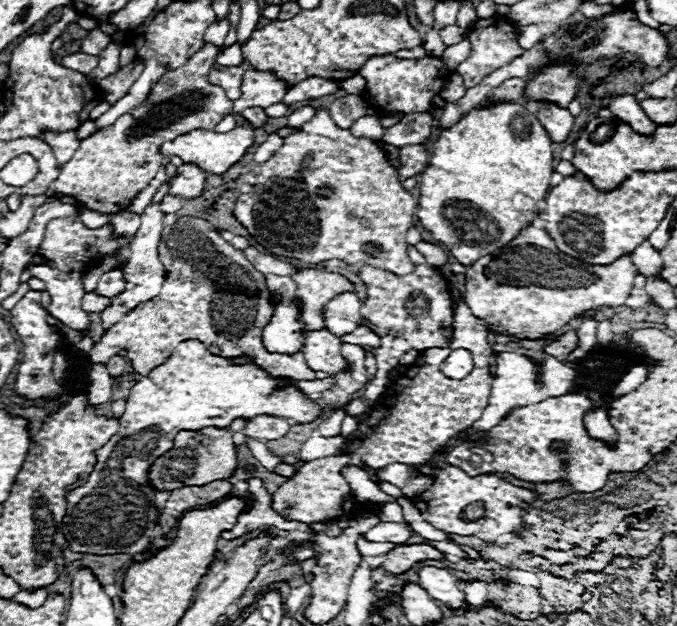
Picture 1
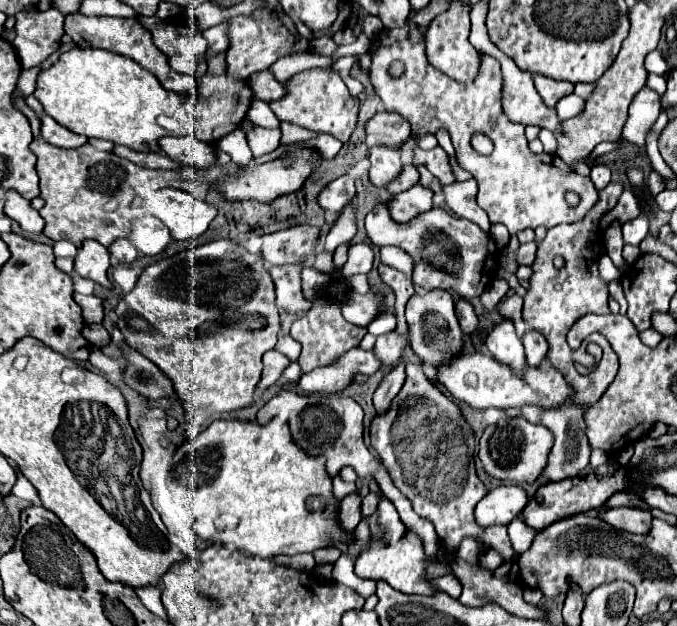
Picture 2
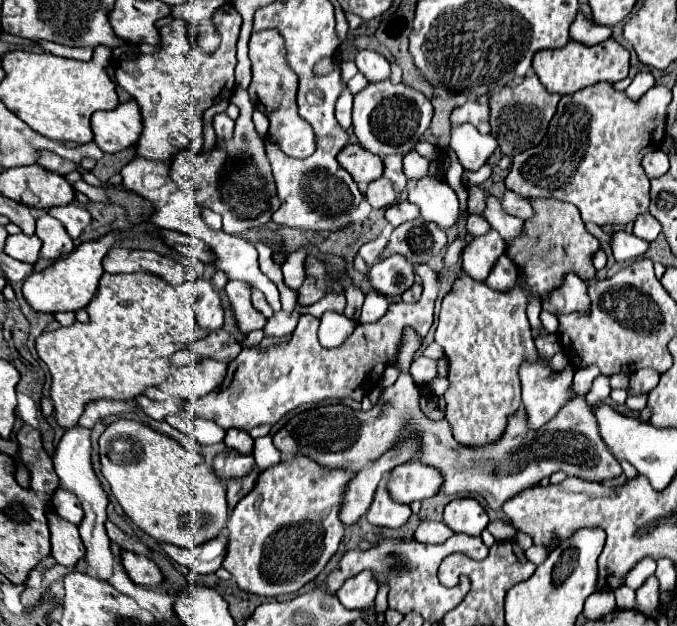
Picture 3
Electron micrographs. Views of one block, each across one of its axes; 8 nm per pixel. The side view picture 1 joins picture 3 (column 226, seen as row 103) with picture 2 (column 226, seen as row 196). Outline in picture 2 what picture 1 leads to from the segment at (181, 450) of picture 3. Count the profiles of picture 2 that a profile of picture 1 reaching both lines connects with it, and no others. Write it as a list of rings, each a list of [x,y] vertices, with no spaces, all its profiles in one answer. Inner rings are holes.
[[[272,418],[268,424],[256,424],[256,422],[240,422],[240,420],[214,420],[204,432],[200,432],[200,436],[184,446],[180,446],[176,450],[176,456],[174,456],[174,468],[172,468],[172,474],[176,478],[176,484],[180,484],[182,488],[186,488],[186,498],[188,498],[188,516],[190,516],[190,526],[198,532],[200,538],[204,540],[214,540],[218,544],[228,544],[228,546],[234,546],[238,548],[240,552],[244,554],[258,554],[262,558],[274,558],[274,556],[280,556],[280,554],[286,554],[286,556],[294,556],[294,554],[302,554],[302,552],[314,552],[318,548],[328,548],[328,546],[334,546],[338,542],[352,542],[354,540],[354,534],[346,532],[342,526],[340,526],[340,520],[338,520],[338,512],[340,512],[340,500],[334,498],[332,494],[332,478],[328,476],[326,472],[326,466],[324,466],[324,458],[322,456],[308,456],[292,438],[292,432],[288,428],[288,422],[282,420],[282,418]]]

